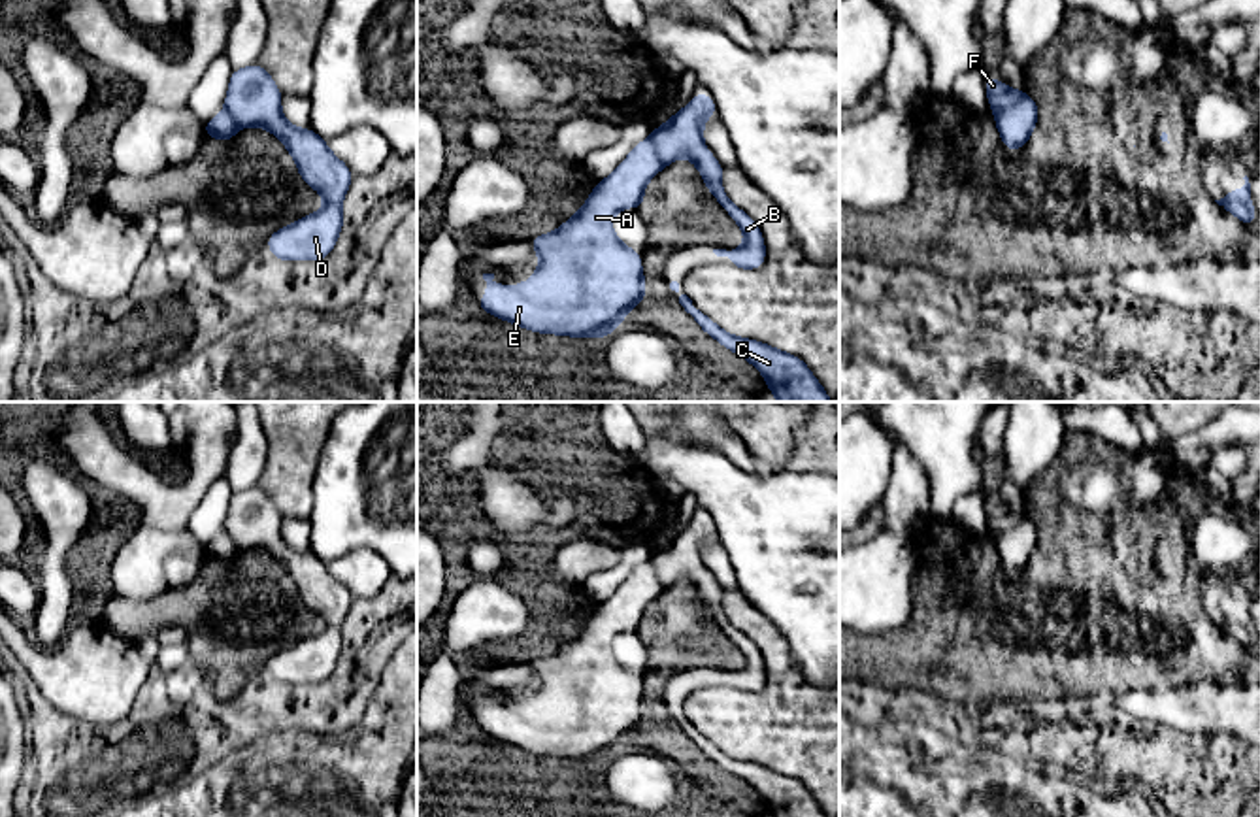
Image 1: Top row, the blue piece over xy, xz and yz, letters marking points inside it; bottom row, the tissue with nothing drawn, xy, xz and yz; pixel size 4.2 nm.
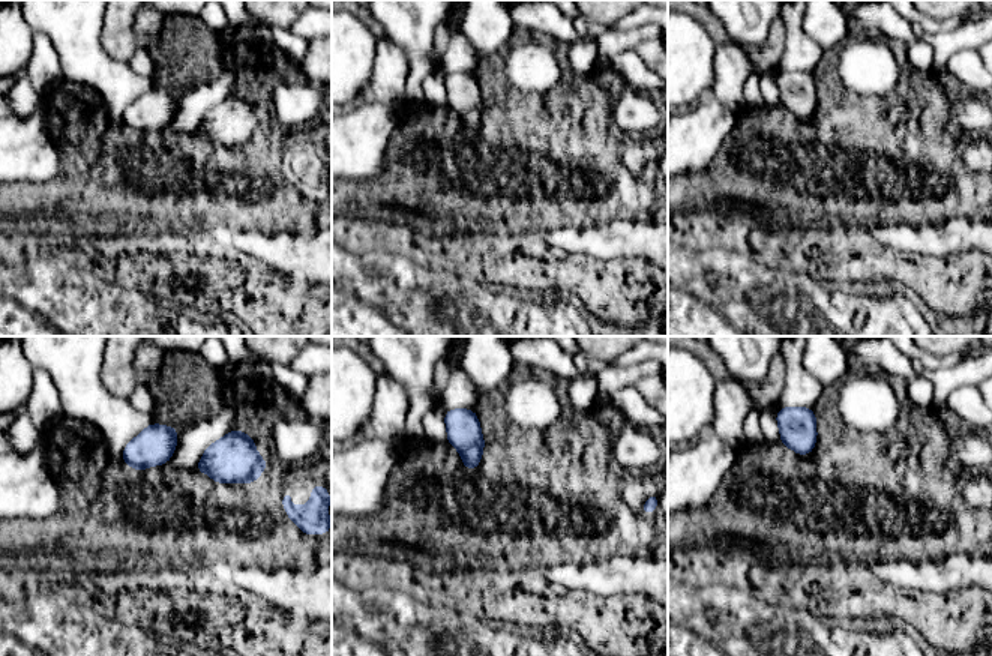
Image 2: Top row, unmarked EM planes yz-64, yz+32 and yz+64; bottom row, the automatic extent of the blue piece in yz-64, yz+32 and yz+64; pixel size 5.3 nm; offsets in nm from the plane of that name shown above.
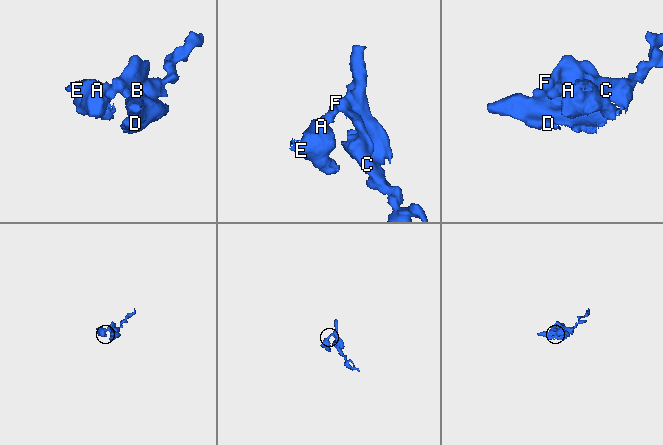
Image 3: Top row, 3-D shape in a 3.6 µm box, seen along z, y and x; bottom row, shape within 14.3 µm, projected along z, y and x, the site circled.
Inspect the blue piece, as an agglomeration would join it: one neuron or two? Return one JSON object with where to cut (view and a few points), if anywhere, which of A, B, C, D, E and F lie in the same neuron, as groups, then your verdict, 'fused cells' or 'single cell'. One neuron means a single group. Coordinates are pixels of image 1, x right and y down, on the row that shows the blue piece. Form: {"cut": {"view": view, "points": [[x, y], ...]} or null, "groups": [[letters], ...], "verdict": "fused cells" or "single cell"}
{"cut": {"view": "yz", "points": [[1025, 93], [996, 117]]}, "groups": [["A", "E"], ["B", "C", "D", "F"]], "verdict": "fused cells"}

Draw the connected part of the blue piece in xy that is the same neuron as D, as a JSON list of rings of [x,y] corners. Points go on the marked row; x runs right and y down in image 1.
[[[260,66],[238,68],[230,75],[224,108],[241,126],[258,126],[275,134],[296,162],[300,177],[324,198],[324,208],[281,226],[266,240],[272,255],[283,262],[326,258],[343,228],[341,204],[351,185],[351,170],[311,128],[296,128],[281,115],[283,94]]]

